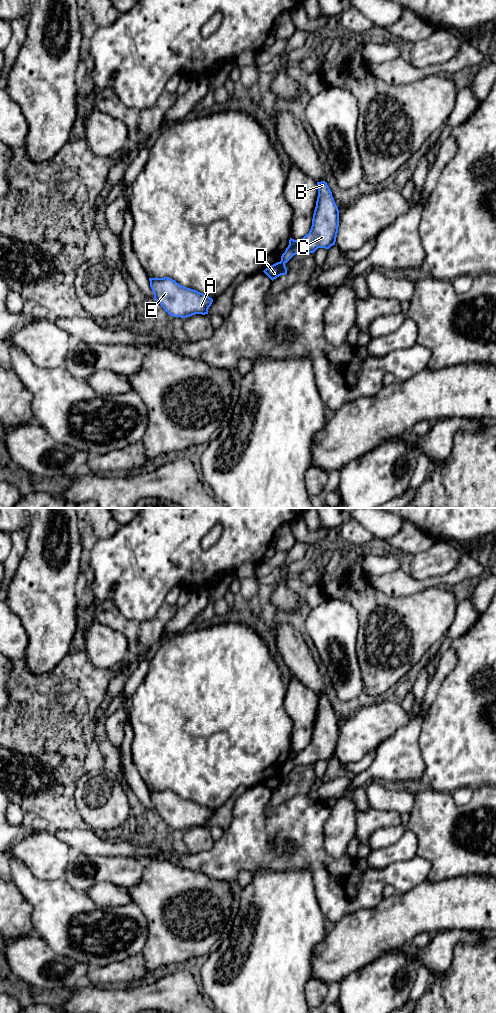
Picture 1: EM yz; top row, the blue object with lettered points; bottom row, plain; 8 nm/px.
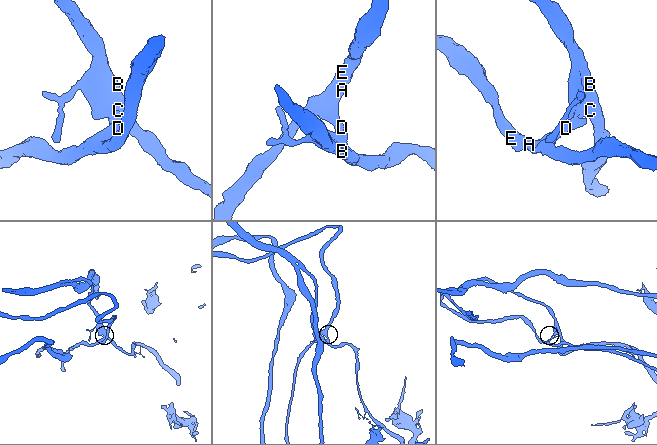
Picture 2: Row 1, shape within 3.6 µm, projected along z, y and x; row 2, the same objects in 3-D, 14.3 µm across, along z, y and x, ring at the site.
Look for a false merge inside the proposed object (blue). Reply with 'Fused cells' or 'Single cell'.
Fused cells

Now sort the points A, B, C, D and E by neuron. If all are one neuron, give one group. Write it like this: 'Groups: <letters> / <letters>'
Groups: A D E / B C

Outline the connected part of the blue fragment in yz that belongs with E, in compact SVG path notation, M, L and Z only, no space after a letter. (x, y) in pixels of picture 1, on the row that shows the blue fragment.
M149 278L154 299L173 317L187 318L195 314L208 314L213 299L206 294L184 287L175 280Z

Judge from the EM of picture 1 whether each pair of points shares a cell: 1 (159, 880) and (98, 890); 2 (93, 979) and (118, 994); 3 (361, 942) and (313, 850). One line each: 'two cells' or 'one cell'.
1: two cells
2: two cells
3: two cells

